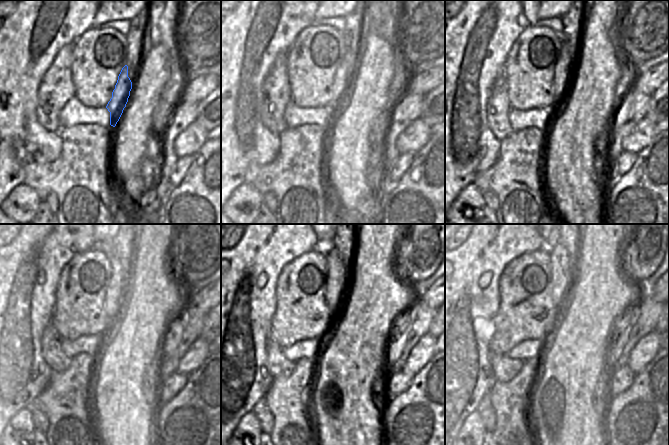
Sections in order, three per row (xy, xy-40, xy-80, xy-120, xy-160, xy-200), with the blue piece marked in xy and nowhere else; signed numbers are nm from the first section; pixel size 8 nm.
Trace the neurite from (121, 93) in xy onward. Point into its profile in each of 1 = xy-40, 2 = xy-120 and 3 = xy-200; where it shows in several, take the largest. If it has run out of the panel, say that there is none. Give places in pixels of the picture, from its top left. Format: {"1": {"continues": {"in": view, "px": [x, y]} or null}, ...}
{"1": {"continues": {"in": "xy-40", "px": [343, 78]}}, "2": {"continues": {"in": "xy-120", "px": [115, 290]}}, "3": {"continues": {"in": "xy-200", "px": [560, 268]}}}

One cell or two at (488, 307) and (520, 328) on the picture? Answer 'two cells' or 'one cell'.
two cells

